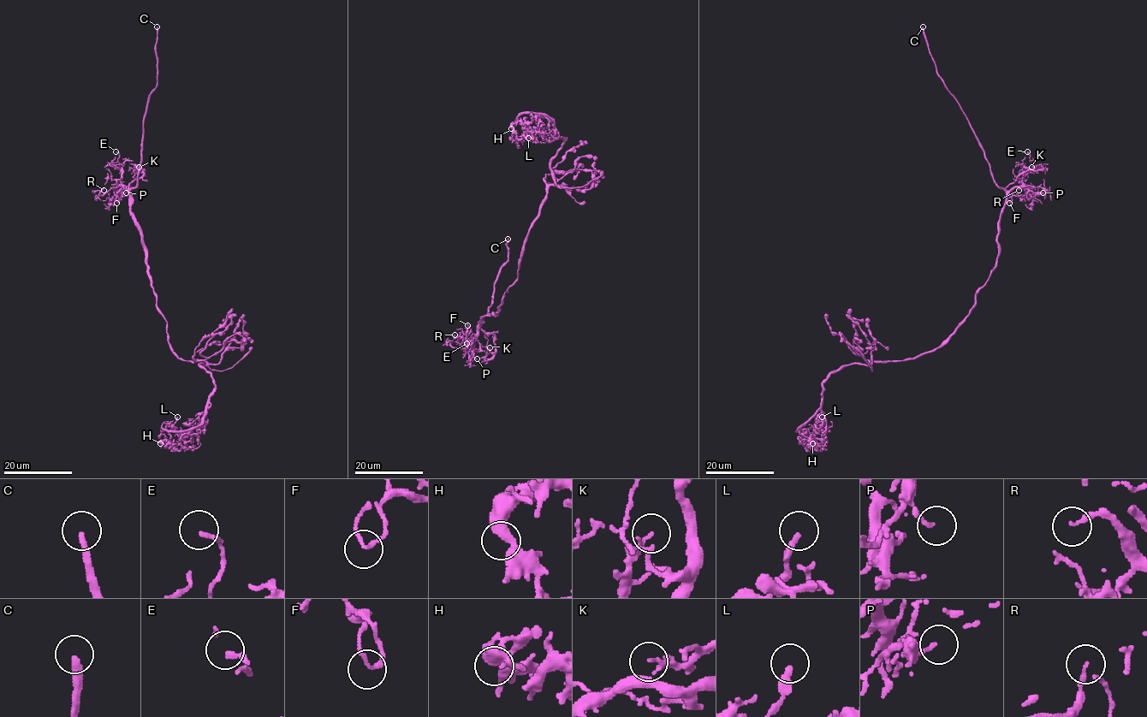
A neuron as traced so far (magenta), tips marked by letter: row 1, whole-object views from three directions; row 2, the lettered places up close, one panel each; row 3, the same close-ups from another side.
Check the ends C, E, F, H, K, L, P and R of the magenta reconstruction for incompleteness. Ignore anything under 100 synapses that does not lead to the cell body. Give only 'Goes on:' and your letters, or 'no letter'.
Goes on: C

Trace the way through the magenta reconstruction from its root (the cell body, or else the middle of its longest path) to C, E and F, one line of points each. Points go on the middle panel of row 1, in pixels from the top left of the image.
C: (511, 286), (497, 313), (484, 316), (480, 322), (491, 305), (499, 269), (508, 260), (508, 239)
E: (511, 286), (504, 293), (497, 313), (489, 314), (481, 319), (481, 325), (472, 338), (472, 349), (466, 343)
F: (511, 286), (504, 293), (497, 313), (489, 314), (481, 319), (475, 339), (470, 344), (466, 339), (467, 325)

